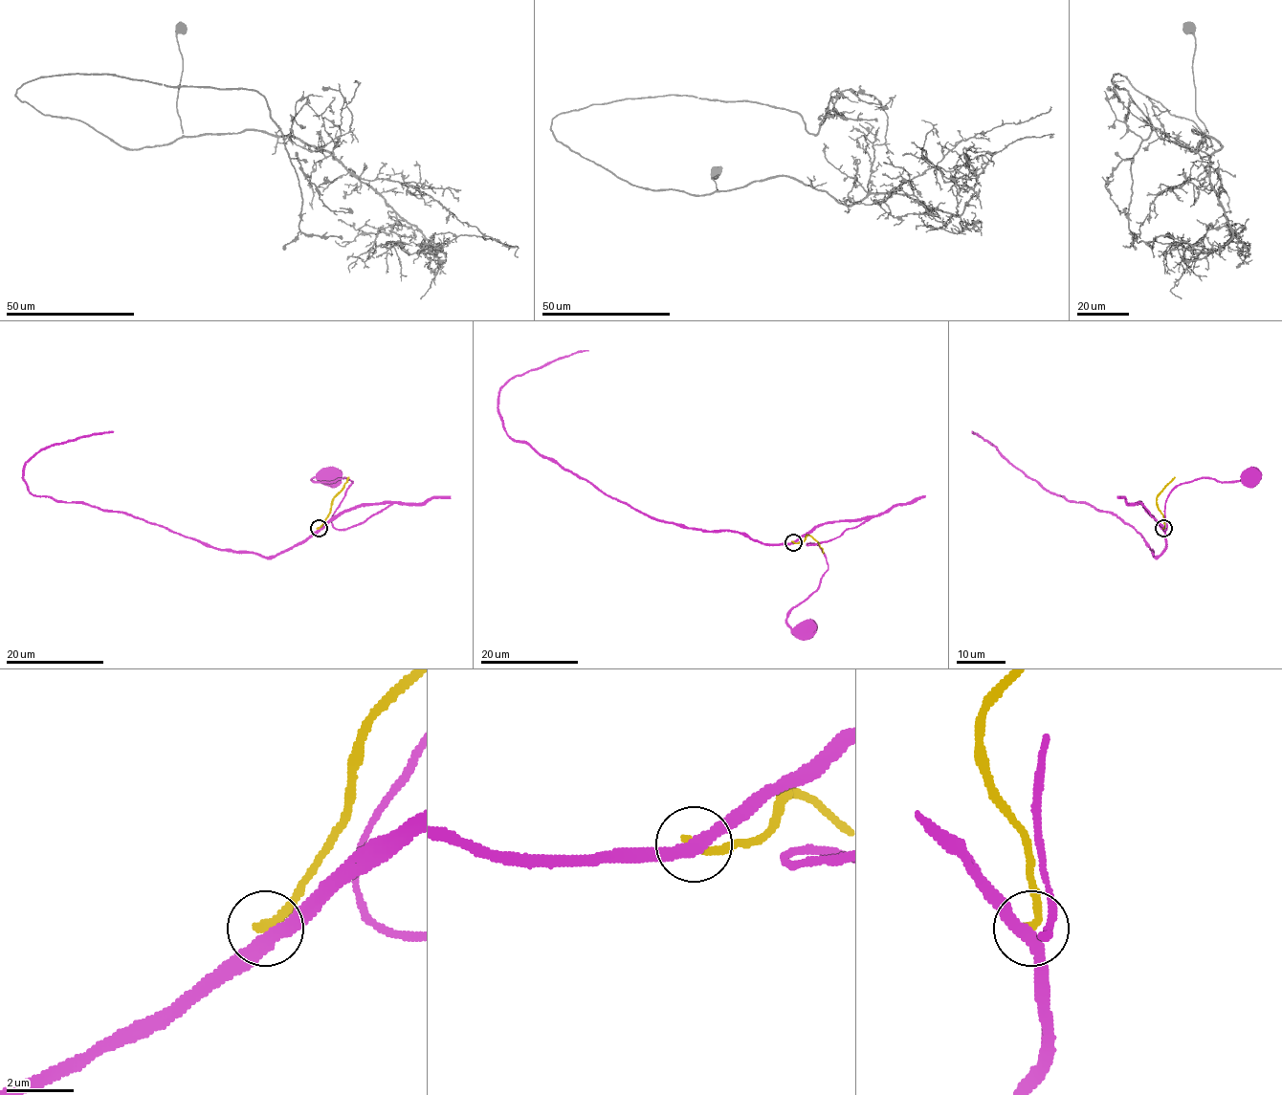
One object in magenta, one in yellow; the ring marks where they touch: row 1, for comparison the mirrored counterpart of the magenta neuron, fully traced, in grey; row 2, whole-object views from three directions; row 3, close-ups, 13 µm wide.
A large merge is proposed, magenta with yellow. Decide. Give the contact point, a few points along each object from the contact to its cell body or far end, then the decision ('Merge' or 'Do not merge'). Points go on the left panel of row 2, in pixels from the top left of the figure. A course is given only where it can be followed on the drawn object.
Place: (319, 528). Course of magenta: (319, 529), (348, 510), (389, 504), (336, 529), (332, 515), (353, 482), (312, 478), (331, 477). Course of yellow: (319, 529), (334, 495), (349, 477). Do not merge

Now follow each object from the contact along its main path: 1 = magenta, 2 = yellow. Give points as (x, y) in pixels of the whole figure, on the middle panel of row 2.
1: (793, 542), (823, 524), (865, 520), (806, 543), (826, 556), (828, 570), (788, 615), (791, 626), (806, 628)
2: (793, 542), (801, 542), (809, 535), (824, 554)

